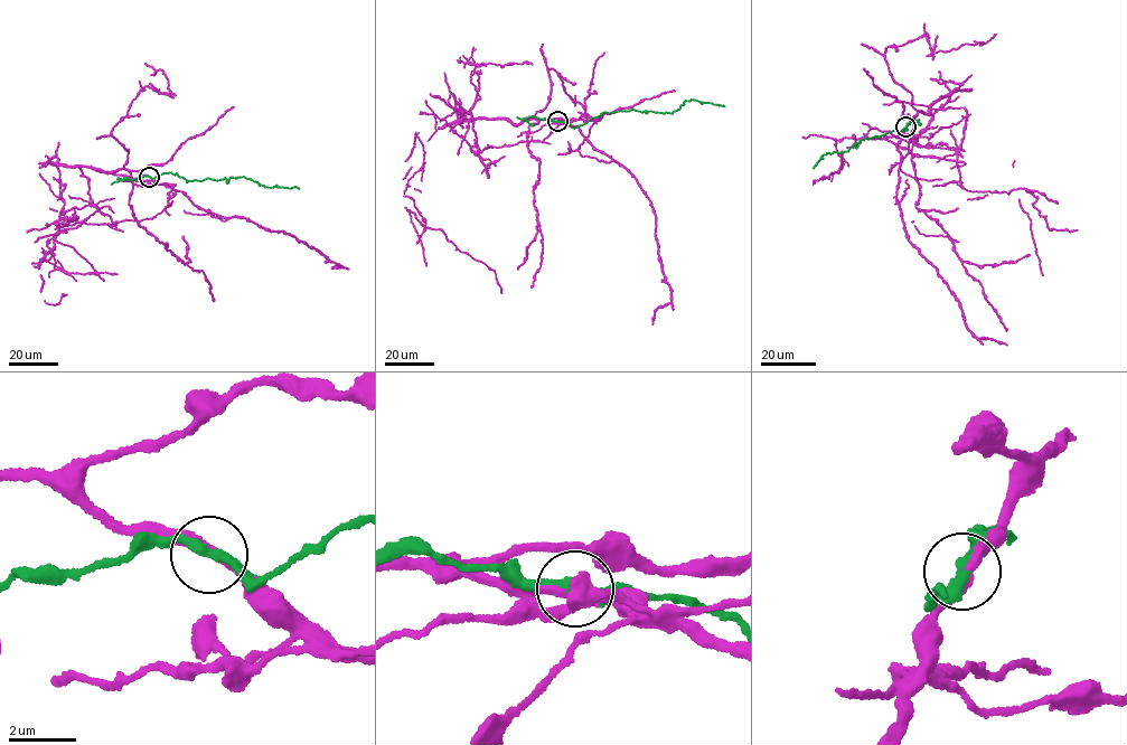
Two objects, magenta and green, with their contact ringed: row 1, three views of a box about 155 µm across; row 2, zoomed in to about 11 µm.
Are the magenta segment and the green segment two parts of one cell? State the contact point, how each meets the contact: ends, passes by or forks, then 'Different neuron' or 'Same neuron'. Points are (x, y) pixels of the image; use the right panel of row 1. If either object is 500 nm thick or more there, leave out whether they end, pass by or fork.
Place: (905, 126). At the ring magenta passes by. At the ring green passes by. Different neuron

